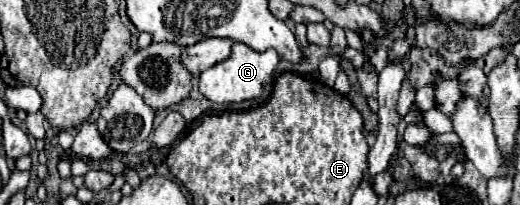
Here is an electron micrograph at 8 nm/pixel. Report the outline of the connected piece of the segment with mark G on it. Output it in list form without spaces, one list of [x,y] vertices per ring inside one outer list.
[[[236,42],[232,46],[230,58],[224,62],[218,62],[216,66],[204,70],[200,74],[200,92],[216,104],[232,104],[232,102],[244,102],[250,98],[258,98],[268,82],[272,82],[272,74],[276,70],[276,64],[280,62],[280,56],[276,50],[256,52],[248,48],[242,42]]]

